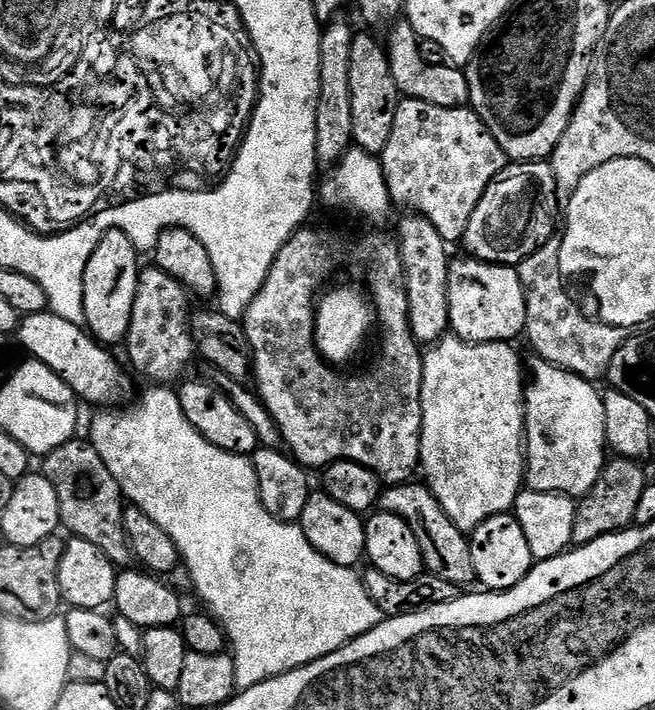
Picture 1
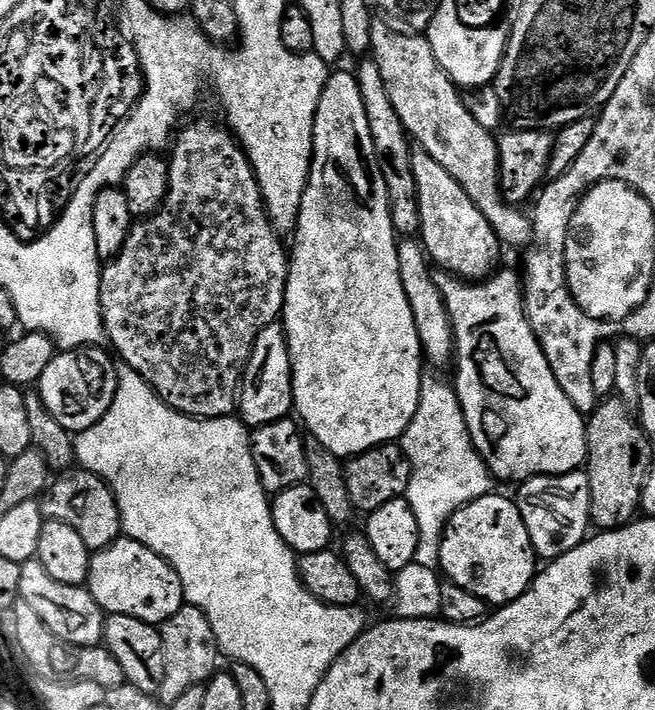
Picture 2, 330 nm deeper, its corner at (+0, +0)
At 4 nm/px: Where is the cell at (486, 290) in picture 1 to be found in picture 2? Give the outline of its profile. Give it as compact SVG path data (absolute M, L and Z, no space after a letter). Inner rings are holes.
M417 147L412 154L412 169L414 170L414 182L418 190L418 206L420 207L420 231L419 239L424 245L424 251L428 253L431 263L437 269L451 272L454 276L469 282L487 280L497 271L496 259L500 256L502 241L496 237L496 232L490 226L490 222L474 206L472 199L462 190L462 186L449 174L446 166L438 166L434 158L425 148Z

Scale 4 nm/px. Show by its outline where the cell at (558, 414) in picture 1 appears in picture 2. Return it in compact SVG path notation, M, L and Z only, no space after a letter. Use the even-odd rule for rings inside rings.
M443 270L437 271L435 277L438 290L444 295L444 301L448 307L448 317L452 323L452 334L454 337L454 352L458 360L460 356L460 365L456 368L454 389L464 411L466 426L469 428L470 435L472 435L473 446L480 452L481 458L493 477L500 482L501 480L523 482L531 480L533 476L561 476L567 472L577 471L588 459L586 420L581 412L576 409L574 402L570 402L570 398L566 398L566 394L562 394L562 386L558 386L558 378L554 378L554 370L550 370L550 362L546 362L546 354L530 326L528 315L524 309L524 290L521 273L519 271L503 272L503 270L500 270L489 276L487 280L479 282L462 280L459 276L454 276L451 272Z

